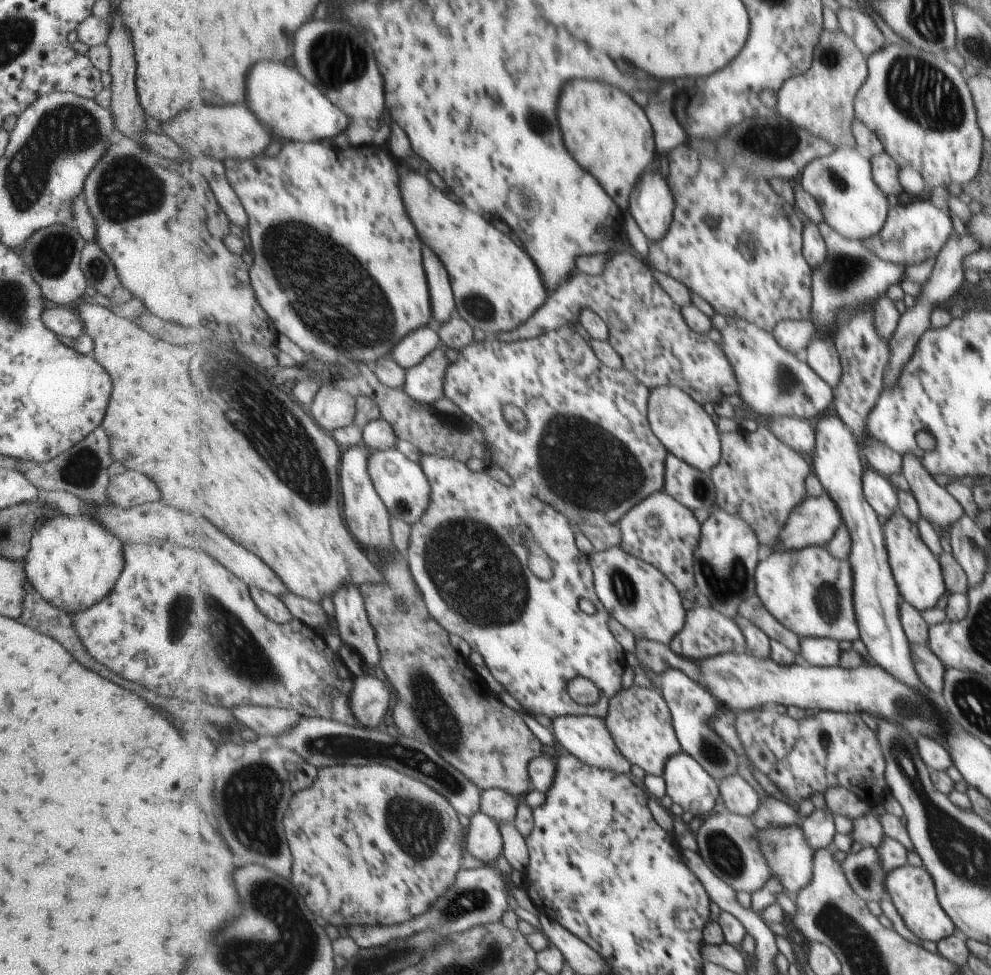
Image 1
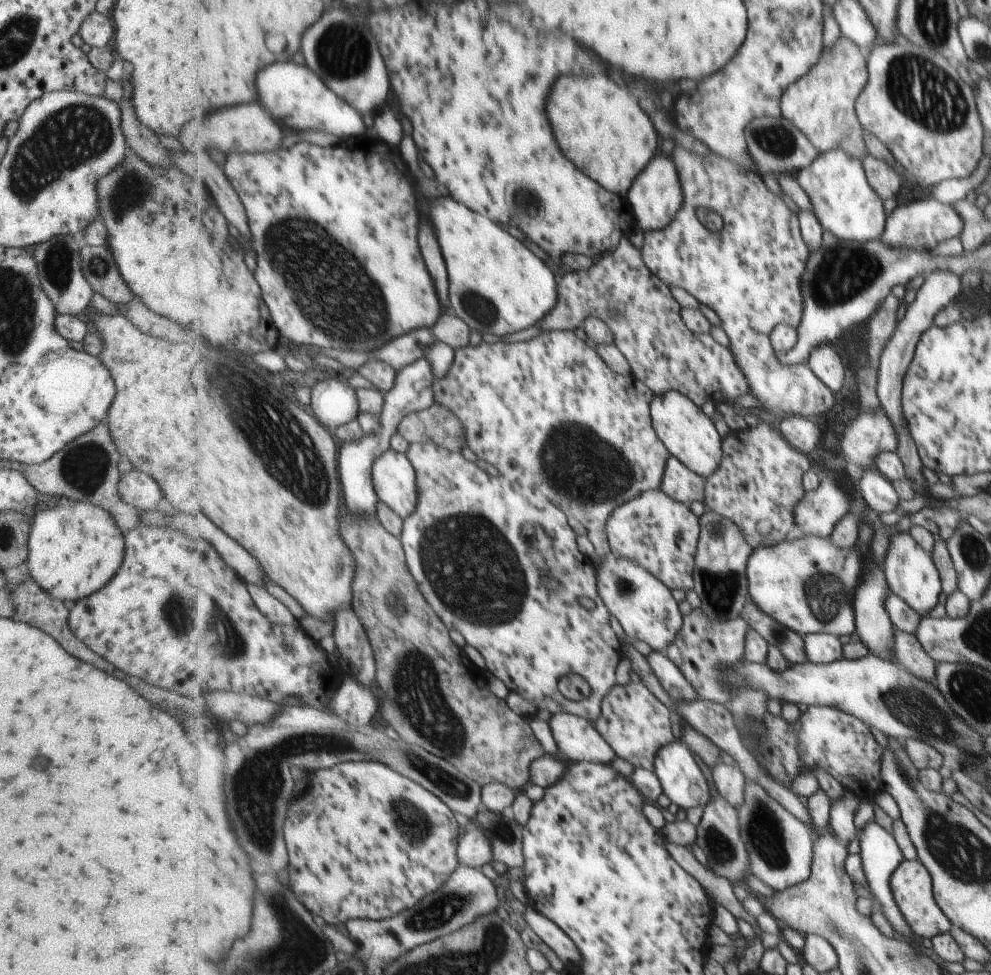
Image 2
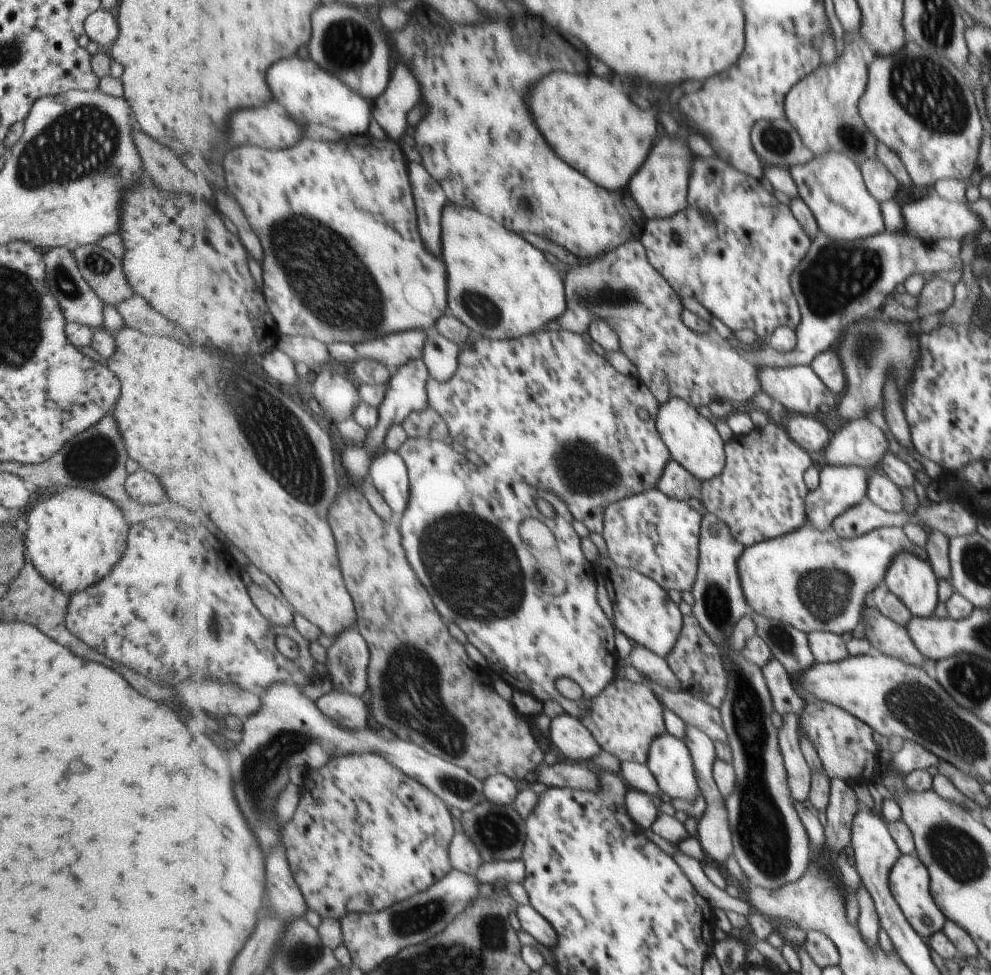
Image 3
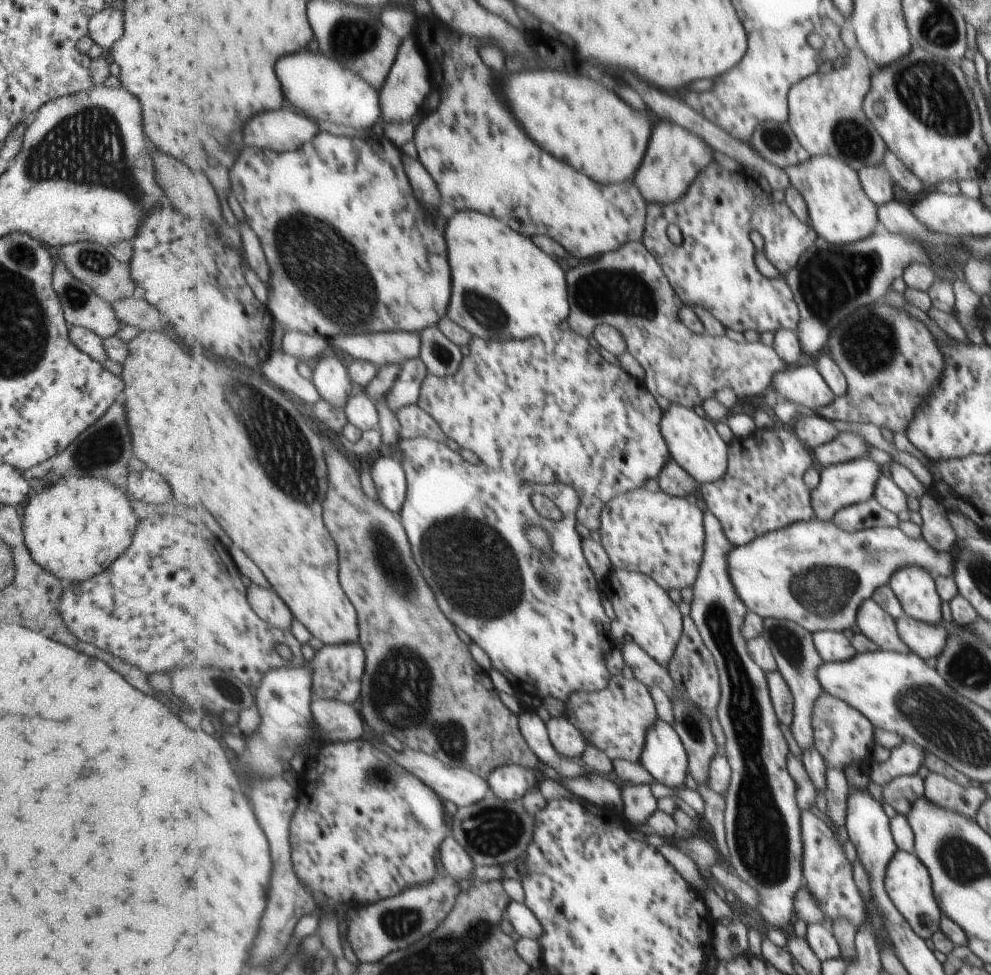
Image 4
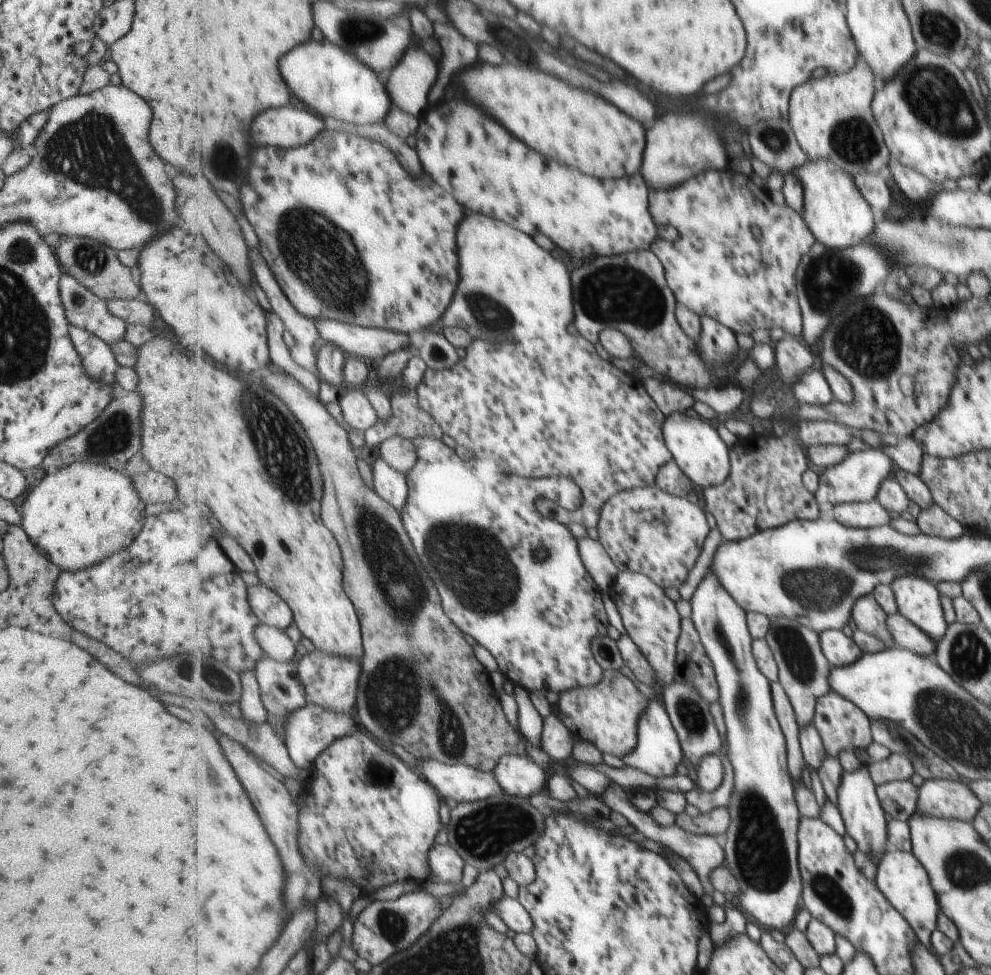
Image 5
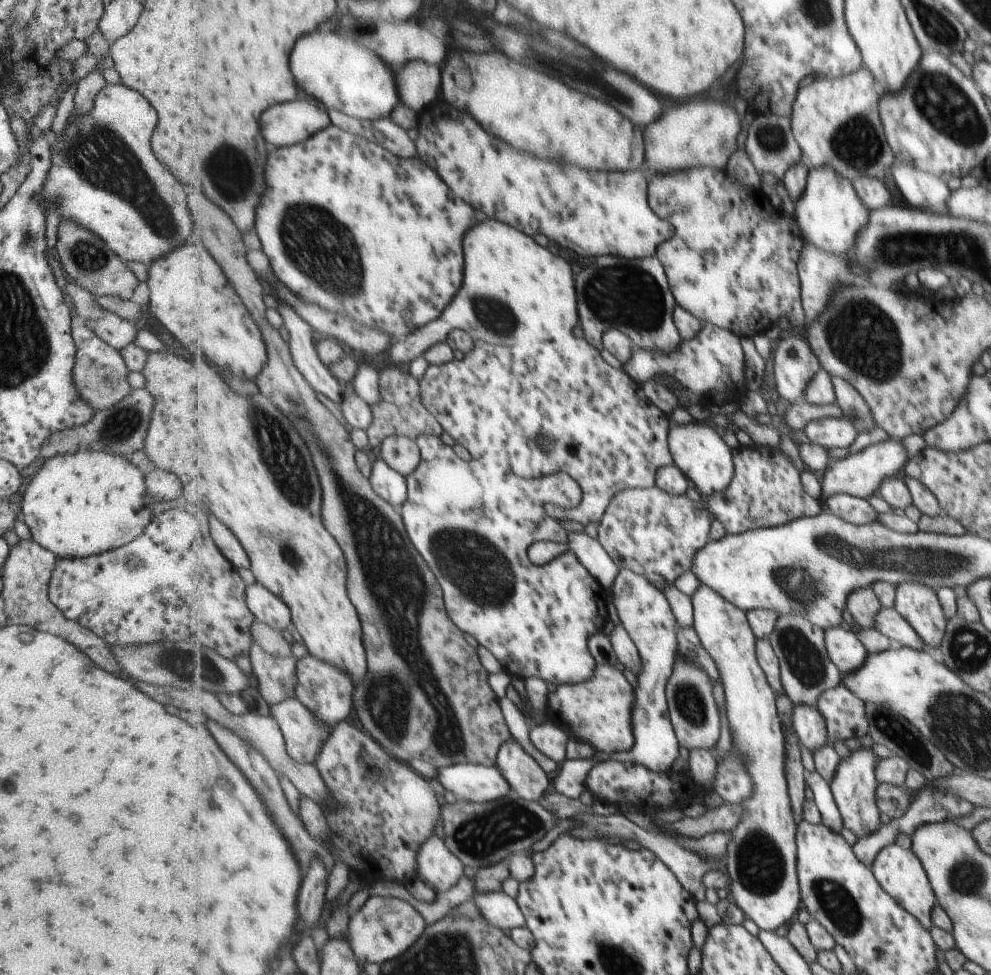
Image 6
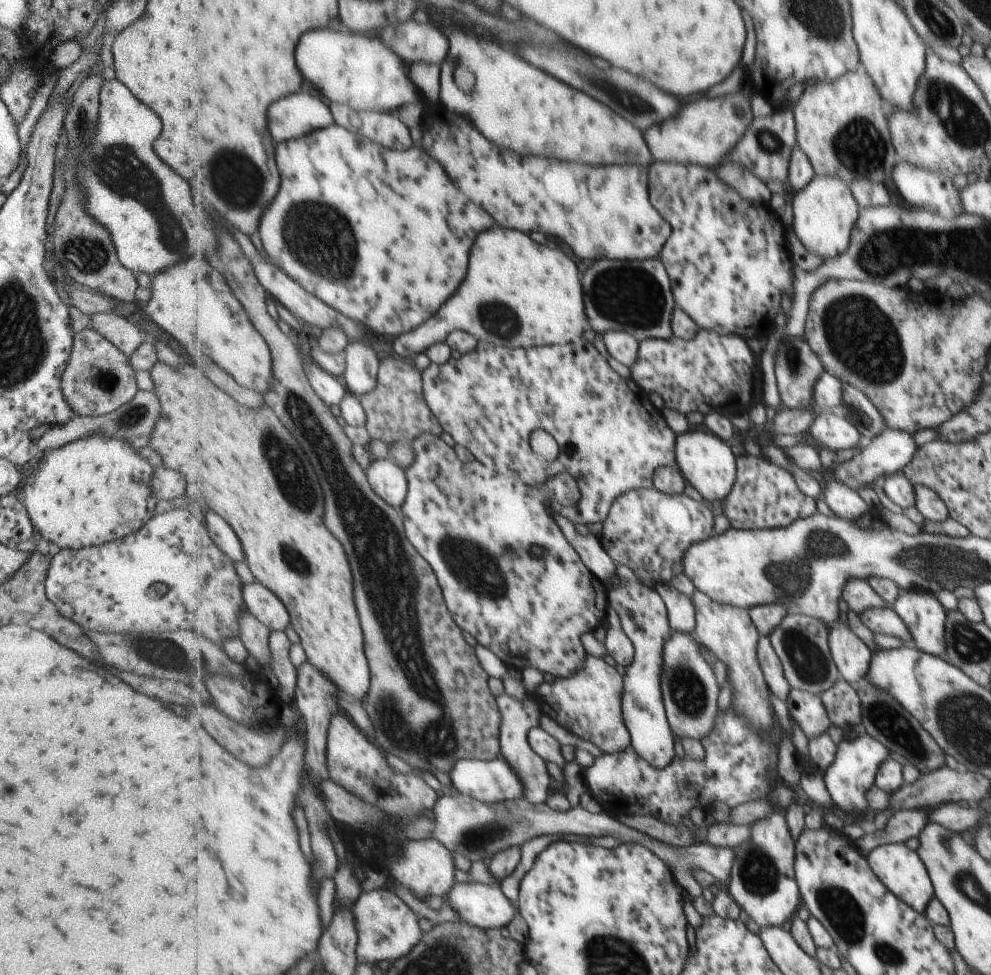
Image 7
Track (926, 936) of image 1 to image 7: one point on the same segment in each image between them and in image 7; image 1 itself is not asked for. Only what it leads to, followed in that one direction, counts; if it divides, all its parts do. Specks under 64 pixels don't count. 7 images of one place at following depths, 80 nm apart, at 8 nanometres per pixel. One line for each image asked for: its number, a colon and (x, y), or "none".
2: (911, 887)
3: (907, 880)
4: (905, 880)
5: (902, 879)
6: (900, 873)
7: (902, 871)

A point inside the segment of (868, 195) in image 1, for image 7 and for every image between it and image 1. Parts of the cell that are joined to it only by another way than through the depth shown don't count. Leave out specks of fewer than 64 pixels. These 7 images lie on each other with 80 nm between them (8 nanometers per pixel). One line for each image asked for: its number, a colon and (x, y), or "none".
2: (844, 201)
3: (832, 185)
4: (840, 211)
5: (839, 216)
6: (830, 212)
7: (825, 212)

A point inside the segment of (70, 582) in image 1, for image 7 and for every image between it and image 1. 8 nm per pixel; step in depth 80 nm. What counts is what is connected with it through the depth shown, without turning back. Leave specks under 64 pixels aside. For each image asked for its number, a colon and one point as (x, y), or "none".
2: (72, 552)
3: (73, 538)
4: (74, 528)
5: (80, 513)
6: (79, 504)
7: (89, 492)

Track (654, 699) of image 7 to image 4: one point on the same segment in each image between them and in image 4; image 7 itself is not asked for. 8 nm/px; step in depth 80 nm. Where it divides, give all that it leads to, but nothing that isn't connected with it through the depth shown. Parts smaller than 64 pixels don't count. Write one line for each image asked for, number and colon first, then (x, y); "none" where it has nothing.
4: (644, 611)
5: (649, 616)
6: (642, 608)

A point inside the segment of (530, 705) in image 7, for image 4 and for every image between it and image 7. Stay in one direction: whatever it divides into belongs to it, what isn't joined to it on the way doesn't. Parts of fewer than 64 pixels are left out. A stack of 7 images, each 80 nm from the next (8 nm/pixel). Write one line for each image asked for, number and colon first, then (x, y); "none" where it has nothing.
4: (509, 782)
5: (519, 776)
6: (526, 777)

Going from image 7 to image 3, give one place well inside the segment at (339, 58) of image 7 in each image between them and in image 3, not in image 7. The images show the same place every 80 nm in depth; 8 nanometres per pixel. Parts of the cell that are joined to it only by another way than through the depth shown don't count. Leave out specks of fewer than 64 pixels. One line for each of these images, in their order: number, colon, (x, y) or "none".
3: (311, 95)
4: (314, 84)
5: (334, 82)
6: (339, 72)

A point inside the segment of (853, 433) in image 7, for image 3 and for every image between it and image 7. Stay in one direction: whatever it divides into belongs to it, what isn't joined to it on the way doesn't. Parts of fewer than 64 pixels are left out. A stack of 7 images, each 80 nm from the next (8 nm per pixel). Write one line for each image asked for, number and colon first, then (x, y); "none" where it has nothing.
3: (811, 434)
4: (814, 431)
5: (811, 432)
6: (830, 432)

